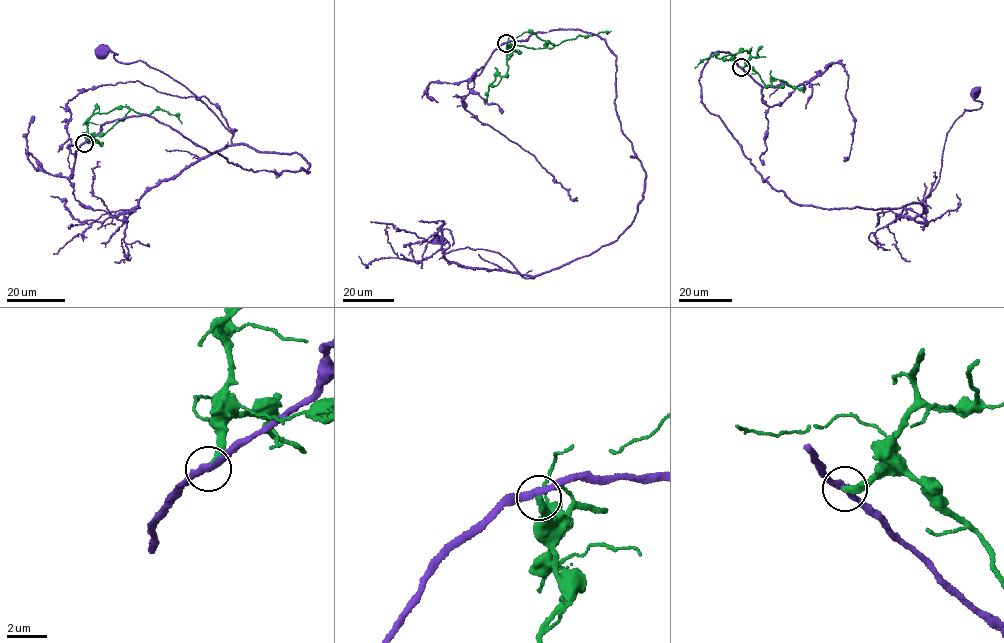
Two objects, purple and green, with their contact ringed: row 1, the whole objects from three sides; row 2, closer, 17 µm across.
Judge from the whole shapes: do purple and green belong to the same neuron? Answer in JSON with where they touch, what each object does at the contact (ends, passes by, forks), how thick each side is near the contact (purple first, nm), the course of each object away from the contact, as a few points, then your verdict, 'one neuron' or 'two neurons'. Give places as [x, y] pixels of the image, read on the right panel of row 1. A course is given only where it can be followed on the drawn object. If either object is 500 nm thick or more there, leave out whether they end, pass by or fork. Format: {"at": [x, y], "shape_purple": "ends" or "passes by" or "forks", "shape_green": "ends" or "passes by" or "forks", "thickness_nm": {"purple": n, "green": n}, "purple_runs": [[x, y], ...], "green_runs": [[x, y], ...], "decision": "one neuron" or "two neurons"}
{"at": [741, 67], "shape_purple": "passes by", "shape_green": "ends", "thickness_nm": {"purple": 320, "green": 360}, "purple_runs": [[740, 68], [712, 53], [703, 104], [775, 190], [828, 209], [922, 202], [953, 124], [981, 106], [975, 92]], "green_runs": [[740, 68], [748, 59], [750, 49], [747, 53], [719, 59], [714, 55], [695, 68]], "decision": "two neurons"}

